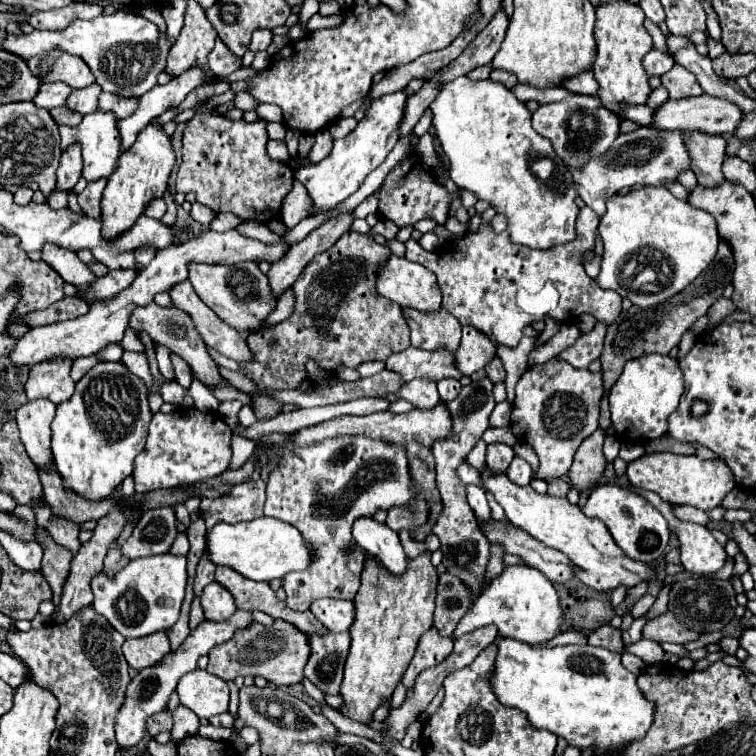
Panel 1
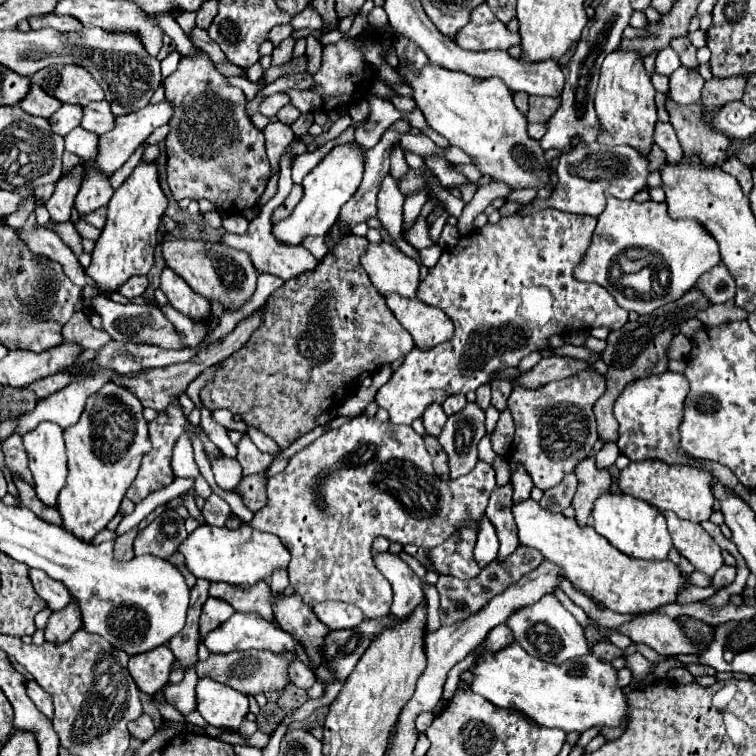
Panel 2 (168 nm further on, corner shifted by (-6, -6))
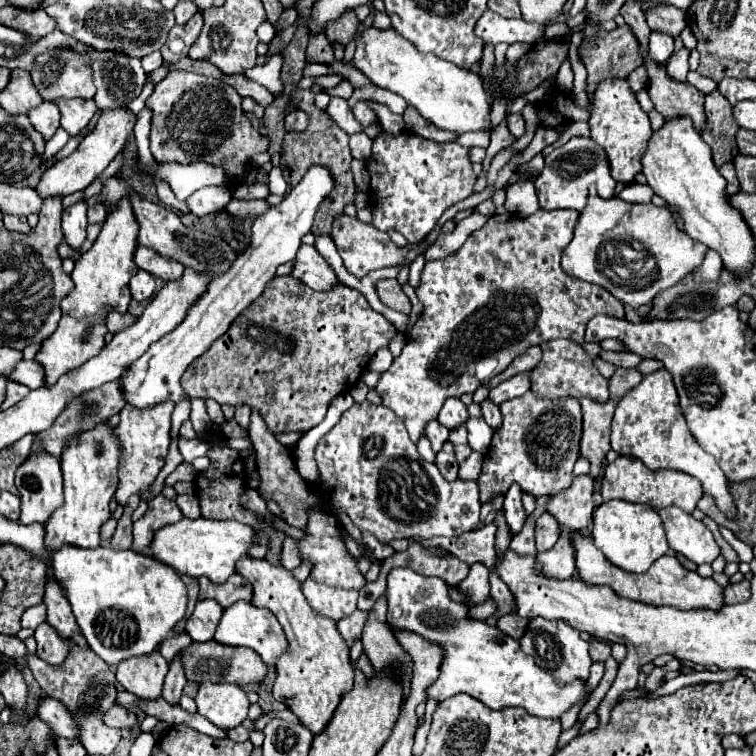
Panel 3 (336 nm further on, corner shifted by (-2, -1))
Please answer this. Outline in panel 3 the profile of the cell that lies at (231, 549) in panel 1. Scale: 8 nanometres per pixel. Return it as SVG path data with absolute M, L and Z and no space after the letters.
M188 520L164 526L154 534L152 552L154 558L174 568L178 574L188 574L194 578L206 576L214 584L224 584L232 574L236 574L236 562L248 556L248 550L260 544L260 536L252 526L240 524L236 520Z

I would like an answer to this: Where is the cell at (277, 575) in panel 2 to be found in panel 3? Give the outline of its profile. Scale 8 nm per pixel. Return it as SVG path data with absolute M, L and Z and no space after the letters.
M270 526L268 528L270 550L266 554L268 562L248 556L244 558L244 562L240 562L240 566L236 566L236 572L242 574L254 586L252 604L272 610L272 614L282 624L286 638L290 642L290 650L276 662L278 676L272 690L274 698L278 702L284 702L300 718L300 722L308 730L312 730L312 734L318 734L332 718L340 702L340 696L346 690L350 690L354 670L350 666L348 646L342 640L340 632L336 630L336 622L332 622L330 618L320 618L316 612L312 612L308 600L304 598L302 584L286 568L280 568L284 538L286 534L282 530L274 530Z

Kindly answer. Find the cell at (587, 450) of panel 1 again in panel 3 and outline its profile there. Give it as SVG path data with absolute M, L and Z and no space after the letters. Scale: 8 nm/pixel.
M590 474L574 476L572 486L556 496L548 504L548 512L558 520L560 530L586 530L592 524L594 512L594 478Z

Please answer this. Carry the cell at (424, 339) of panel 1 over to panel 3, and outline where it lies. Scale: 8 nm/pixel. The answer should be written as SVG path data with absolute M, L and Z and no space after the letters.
M380 280L380 282L376 284L376 292L378 292L380 300L382 300L388 308L410 316L412 304L410 304L410 298L402 292L398 280Z

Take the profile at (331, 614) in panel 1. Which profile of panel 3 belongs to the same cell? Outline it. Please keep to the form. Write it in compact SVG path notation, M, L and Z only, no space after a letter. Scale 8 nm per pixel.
M308 578L302 584L304 596L310 602L310 606L326 618L332 620L342 620L344 616L350 616L356 610L356 600L358 600L358 592L354 590L336 590L330 586L320 586L316 582L312 582L312 578Z

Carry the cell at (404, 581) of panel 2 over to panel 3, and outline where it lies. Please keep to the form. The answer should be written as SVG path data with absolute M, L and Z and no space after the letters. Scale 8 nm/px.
M392 568L388 574L386 600L388 624L412 630L426 640L444 646L440 676L428 690L428 696L438 702L458 692L466 692L492 710L520 706L538 718L558 720L572 706L582 704L592 696L586 680L576 678L562 686L550 670L540 668L532 656L522 652L518 640L500 634L500 630L486 626L486 622L468 622L468 618L464 618L468 606L452 602L448 598L448 586L440 578L420 576L410 568Z

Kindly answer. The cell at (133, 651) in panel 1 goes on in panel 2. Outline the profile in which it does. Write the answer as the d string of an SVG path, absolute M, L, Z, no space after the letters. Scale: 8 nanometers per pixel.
M162 645L148 653L140 653L130 657L128 671L136 683L136 687L146 695L156 695L168 683L168 675L174 663L172 651Z

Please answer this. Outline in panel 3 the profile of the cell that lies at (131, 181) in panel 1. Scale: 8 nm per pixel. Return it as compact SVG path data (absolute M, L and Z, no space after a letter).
M124 196L118 206L108 212L108 218L102 224L102 232L98 234L96 242L76 260L76 266L70 274L74 290L62 302L62 318L58 322L56 332L44 340L42 350L36 356L36 360L46 370L46 382L56 382L56 378L68 374L68 370L80 368L88 358L96 356L104 348L104 336L108 332L104 326L106 312L124 312L130 304L128 280L138 270L134 262L134 254L138 248L138 232L140 224L136 222L130 196Z

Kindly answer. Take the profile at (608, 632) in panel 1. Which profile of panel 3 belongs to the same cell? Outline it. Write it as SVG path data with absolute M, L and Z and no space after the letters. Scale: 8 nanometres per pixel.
M590 640L590 656L594 662L606 662L612 656L610 644L606 644L602 640Z

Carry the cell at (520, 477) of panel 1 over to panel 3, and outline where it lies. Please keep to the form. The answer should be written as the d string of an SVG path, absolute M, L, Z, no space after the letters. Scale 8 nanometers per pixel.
M512 484L510 490L506 492L504 498L504 512L506 512L506 522L510 526L512 534L518 534L524 524L524 508L522 508L522 488L518 484Z

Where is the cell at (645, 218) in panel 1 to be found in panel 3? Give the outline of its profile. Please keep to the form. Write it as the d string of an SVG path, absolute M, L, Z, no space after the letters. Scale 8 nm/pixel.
M592 186L588 206L582 210L574 230L574 240L562 254L562 268L568 276L606 288L614 298L630 308L640 308L656 294L676 286L698 268L708 246L694 242L678 230L668 206L630 204L620 198L600 198Z

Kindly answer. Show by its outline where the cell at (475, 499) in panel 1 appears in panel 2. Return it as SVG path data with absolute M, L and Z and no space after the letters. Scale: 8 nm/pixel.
M484 517L480 521L480 533L474 547L474 559L476 563L480 563L480 567L488 567L488 563L492 563L496 555L498 555L498 537L492 523Z

